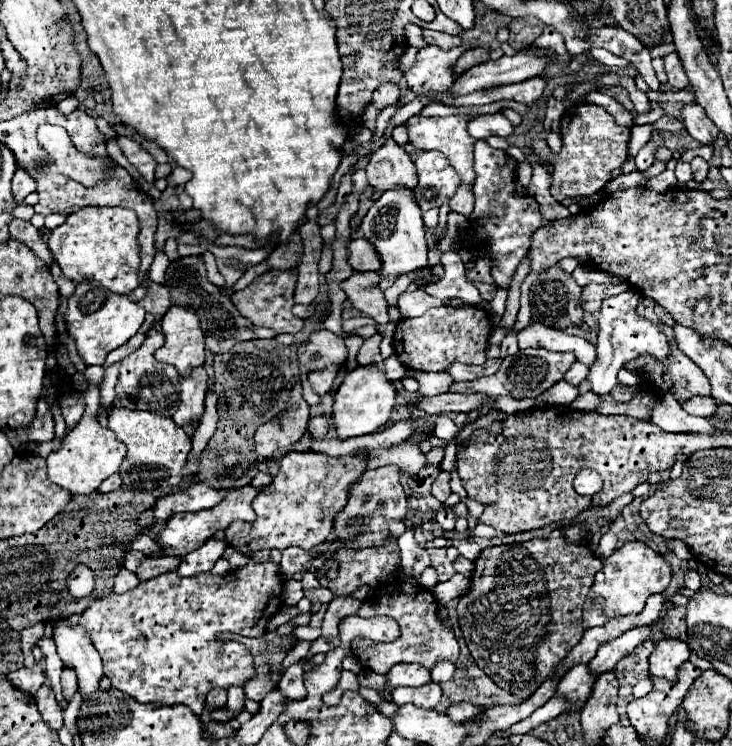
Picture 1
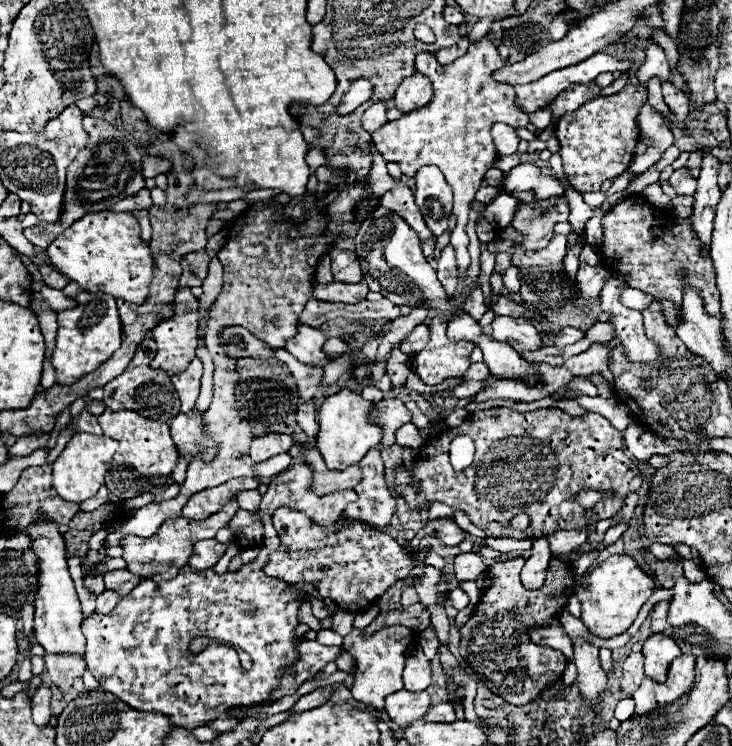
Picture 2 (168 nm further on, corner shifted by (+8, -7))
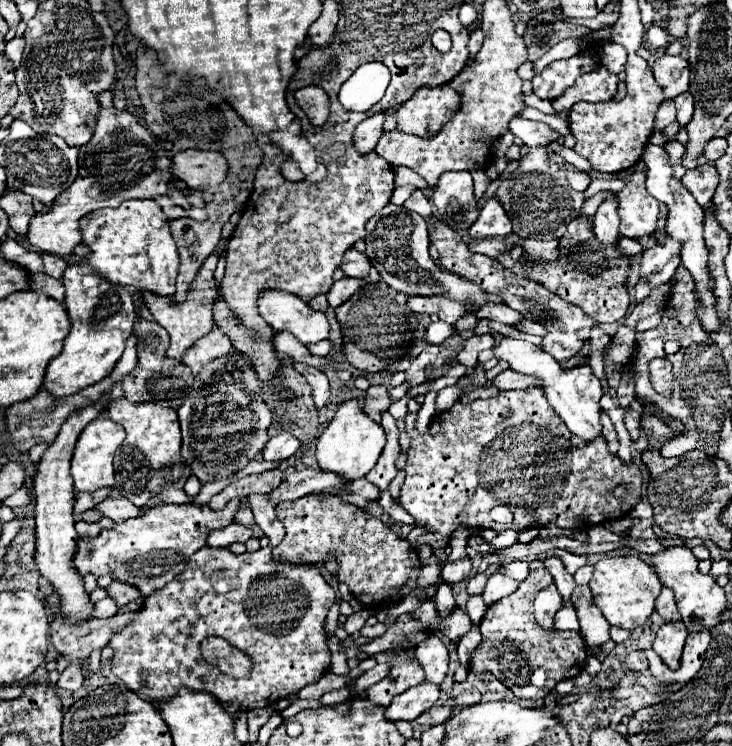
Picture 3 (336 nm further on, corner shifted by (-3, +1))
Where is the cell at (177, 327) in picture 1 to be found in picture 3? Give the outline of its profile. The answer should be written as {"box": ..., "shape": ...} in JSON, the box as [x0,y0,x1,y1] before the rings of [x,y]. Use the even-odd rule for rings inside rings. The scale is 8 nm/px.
{"box":[142,254,218,360],"shape":[[[212,254],[206,258],[206,262],[202,264],[198,276],[194,278],[190,290],[188,290],[188,298],[186,302],[182,304],[172,304],[170,298],[162,298],[162,296],[154,296],[150,292],[142,292],[144,294],[144,302],[150,310],[150,314],[154,316],[154,320],[164,326],[170,334],[170,348],[168,348],[168,358],[174,358],[174,360],[182,360],[184,358],[184,352],[188,352],[188,348],[200,340],[200,336],[208,334],[210,328],[214,326],[214,320],[212,320],[212,306],[214,306],[214,300],[216,300],[216,282],[214,282],[214,268],[218,264],[218,256]]]}

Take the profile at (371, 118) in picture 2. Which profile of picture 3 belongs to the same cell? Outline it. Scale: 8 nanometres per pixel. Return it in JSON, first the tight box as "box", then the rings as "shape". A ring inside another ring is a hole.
{"box":[354,112,384,152],"shape":[[[376,112],[374,116],[366,118],[364,122],[358,124],[356,132],[354,132],[354,144],[356,144],[356,150],[358,152],[370,152],[374,150],[378,138],[382,136],[382,124],[384,124],[384,112]]]}

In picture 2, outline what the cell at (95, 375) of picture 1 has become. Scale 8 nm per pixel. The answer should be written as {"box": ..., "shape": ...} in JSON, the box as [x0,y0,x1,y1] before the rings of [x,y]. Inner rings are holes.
{"box":[32,281,76,313],"shape":[[[33,281],[32,290],[35,291],[35,284],[43,284],[39,287],[44,300],[51,306],[55,313],[59,313],[67,308],[73,308],[76,305],[75,300],[67,298],[62,291],[49,288],[44,283]]]}

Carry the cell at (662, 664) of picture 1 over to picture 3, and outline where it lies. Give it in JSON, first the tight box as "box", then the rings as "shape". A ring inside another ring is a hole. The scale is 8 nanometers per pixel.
{"box":[652,620,688,670],"shape":[[[680,620],[668,622],[658,630],[652,650],[662,658],[662,662],[670,670],[676,670],[680,664],[680,656],[682,656],[686,638],[688,638],[688,632],[684,628],[684,622],[680,622]]]}

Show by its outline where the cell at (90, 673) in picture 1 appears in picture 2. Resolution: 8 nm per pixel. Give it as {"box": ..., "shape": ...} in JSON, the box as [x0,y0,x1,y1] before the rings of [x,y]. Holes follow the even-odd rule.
{"box":[27,518,85,654],"shape":[[[37,518],[35,524],[27,530],[31,538],[33,552],[37,554],[37,596],[35,596],[34,636],[35,640],[49,652],[73,652],[83,654],[85,652],[85,636],[81,632],[81,622],[85,620],[79,596],[75,592],[75,584],[69,576],[67,568],[67,552],[65,552],[65,540],[59,532],[59,526],[53,520]]]}

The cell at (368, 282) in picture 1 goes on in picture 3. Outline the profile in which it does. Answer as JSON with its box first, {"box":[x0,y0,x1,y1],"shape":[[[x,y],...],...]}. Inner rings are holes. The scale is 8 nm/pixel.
{"box":[326,276,368,308],"shape":[[[344,276],[342,280],[334,282],[332,288],[330,288],[330,292],[326,294],[326,296],[328,296],[328,304],[330,304],[332,308],[338,308],[342,302],[346,302],[346,300],[348,300],[350,296],[354,296],[358,290],[362,290],[364,284],[368,284],[368,282],[366,282],[366,280],[358,280],[358,278],[348,278],[348,276]]]}

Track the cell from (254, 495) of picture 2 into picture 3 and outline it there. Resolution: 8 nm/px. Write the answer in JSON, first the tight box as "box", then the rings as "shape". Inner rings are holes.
{"box":[108,494,336,716],"shape":[[[252,494],[246,500],[252,506],[256,524],[270,538],[270,546],[260,548],[258,552],[244,554],[234,554],[226,548],[200,548],[200,552],[190,558],[182,574],[178,574],[164,588],[154,590],[150,596],[144,596],[144,604],[140,612],[134,612],[134,620],[110,638],[108,646],[114,650],[110,670],[140,698],[146,698],[150,702],[168,702],[172,700],[174,692],[186,686],[194,692],[212,694],[226,708],[226,712],[234,716],[238,712],[272,706],[278,698],[284,698],[290,692],[298,692],[306,684],[316,682],[326,672],[330,664],[330,650],[326,646],[324,618],[330,606],[336,602],[336,592],[322,578],[316,566],[272,562],[272,548],[282,542],[284,526],[278,520],[268,494]],[[212,634],[222,636],[232,646],[252,657],[254,666],[247,676],[230,678],[200,656],[200,642]]]}

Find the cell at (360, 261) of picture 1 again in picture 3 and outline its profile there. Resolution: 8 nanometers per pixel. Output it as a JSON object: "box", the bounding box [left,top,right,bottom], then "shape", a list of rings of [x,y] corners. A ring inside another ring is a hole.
{"box":[342,248,372,278],"shape":[[[350,248],[344,254],[342,270],[344,270],[346,276],[350,276],[350,278],[366,278],[370,268],[372,268],[372,264],[370,264],[370,260],[366,258],[364,252],[358,252],[356,248]]]}

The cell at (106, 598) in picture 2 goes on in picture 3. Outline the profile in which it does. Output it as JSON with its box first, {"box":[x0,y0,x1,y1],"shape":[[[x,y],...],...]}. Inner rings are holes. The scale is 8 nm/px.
{"box":[94,596,120,618],"shape":[[[108,596],[108,598],[100,600],[100,602],[96,602],[94,616],[96,616],[96,618],[110,618],[110,616],[114,616],[118,610],[120,610],[120,606],[116,604],[116,600]]]}

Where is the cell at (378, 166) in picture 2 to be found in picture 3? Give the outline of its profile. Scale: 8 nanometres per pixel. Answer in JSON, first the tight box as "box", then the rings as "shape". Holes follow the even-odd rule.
{"box":[410,190,432,216],"shape":[[[414,190],[412,196],[410,196],[410,210],[418,212],[420,216],[432,216],[432,204],[430,200],[424,196],[422,190]]]}

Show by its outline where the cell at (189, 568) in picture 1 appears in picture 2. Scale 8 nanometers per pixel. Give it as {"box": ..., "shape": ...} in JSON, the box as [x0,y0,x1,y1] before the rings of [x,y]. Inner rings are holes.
{"box":[189,538,227,570],"shape":[[[211,538],[211,540],[199,540],[193,548],[193,556],[189,558],[189,566],[195,570],[207,570],[217,564],[217,560],[227,550],[227,544]]]}

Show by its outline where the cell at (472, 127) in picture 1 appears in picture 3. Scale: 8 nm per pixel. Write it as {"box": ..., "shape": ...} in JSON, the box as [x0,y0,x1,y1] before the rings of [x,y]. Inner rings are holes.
{"box":[510,116,560,146],"shape":[[[514,116],[510,120],[510,132],[520,138],[526,146],[546,146],[548,142],[556,140],[560,134],[556,134],[552,128],[548,128],[542,122],[532,122],[520,116]]]}

